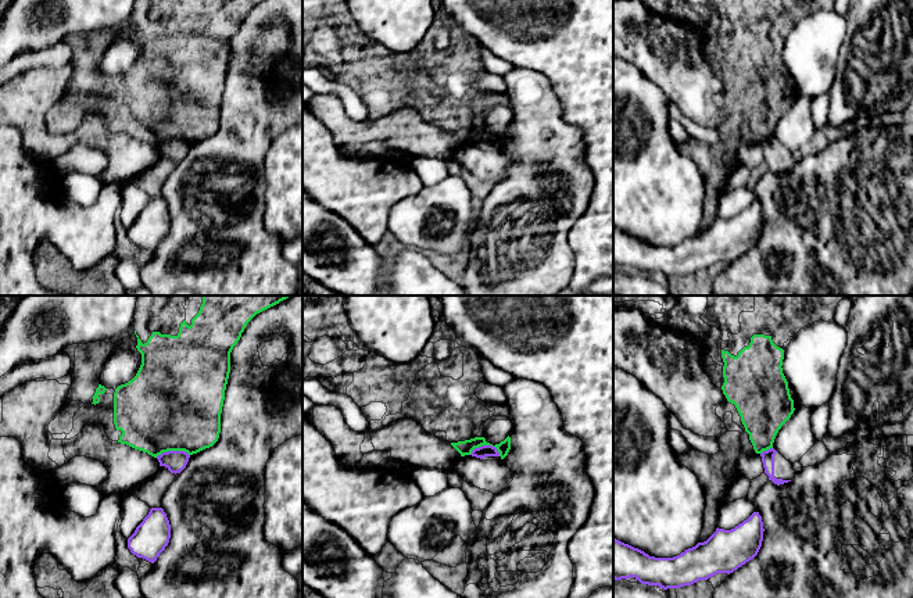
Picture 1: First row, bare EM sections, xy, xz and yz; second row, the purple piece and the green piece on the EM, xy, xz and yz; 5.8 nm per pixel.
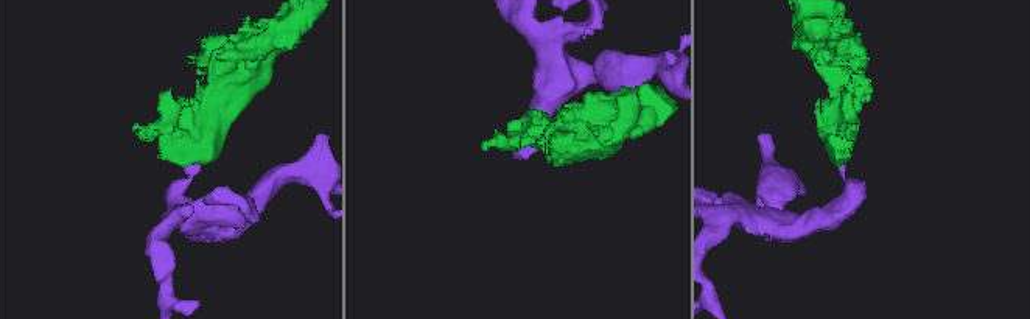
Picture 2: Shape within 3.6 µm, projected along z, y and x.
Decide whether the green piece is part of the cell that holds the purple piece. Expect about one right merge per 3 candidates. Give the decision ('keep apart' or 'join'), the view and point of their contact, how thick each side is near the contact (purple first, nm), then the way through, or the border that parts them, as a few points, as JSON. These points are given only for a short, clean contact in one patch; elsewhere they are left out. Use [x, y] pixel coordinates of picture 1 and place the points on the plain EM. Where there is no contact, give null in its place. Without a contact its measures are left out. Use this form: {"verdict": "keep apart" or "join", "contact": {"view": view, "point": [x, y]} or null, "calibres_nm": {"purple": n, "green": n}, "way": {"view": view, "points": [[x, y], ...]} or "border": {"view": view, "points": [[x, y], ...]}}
{"verdict": "keep apart", "contact": {"view": "xz", "point": [484, 135]}, "calibres_nm": {"purple": 70, "green": 80}, "border": {"view": "xz", "points": [[500, 142], [491, 135], [479, 135], [469, 143]]}}

